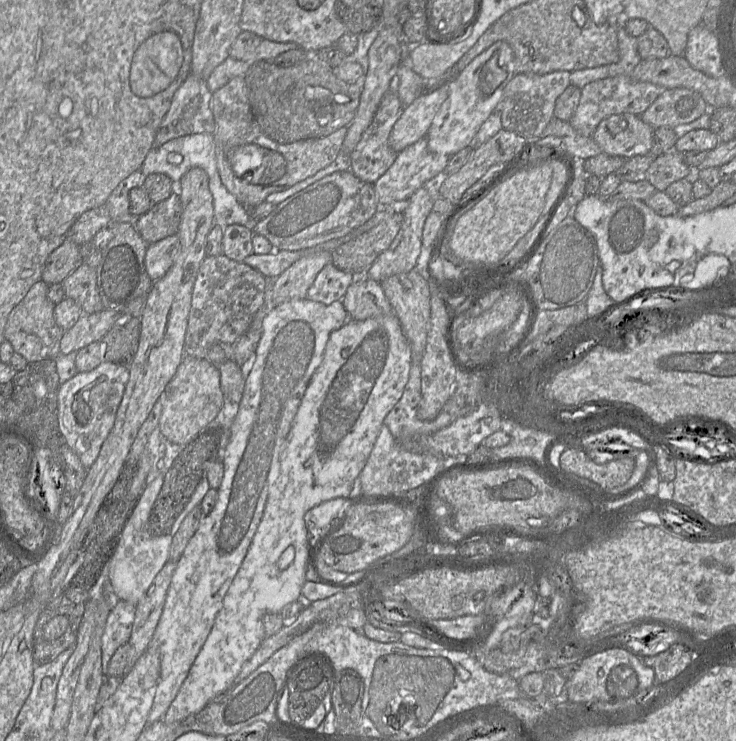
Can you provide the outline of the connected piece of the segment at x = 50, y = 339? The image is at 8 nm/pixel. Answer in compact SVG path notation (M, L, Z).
M40 280L31 286L24 298L11 310L4 327L4 340L11 344L14 353L24 357L27 362L56 359L60 355L59 342L63 332L54 319L54 304L47 297L48 285Z

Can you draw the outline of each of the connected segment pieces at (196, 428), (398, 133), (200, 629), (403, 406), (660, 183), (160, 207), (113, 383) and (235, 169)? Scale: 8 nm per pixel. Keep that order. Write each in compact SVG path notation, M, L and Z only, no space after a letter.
M184 356L159 399L162 403L158 423L161 433L170 442L185 447L207 428L224 404L218 366L203 358Z
M448 84L427 91L405 107L389 135L389 145L396 152L426 138L431 123L448 97Z
M292 299L276 306L262 322L262 334L256 346L254 361L246 376L238 413L230 428L230 440L223 454L223 479L217 489L217 501L186 545L167 590L163 611L150 641L160 656L160 679L148 724L163 720L169 706L178 694L189 670L205 643L224 596L231 585L261 521L270 486L279 476L280 455L309 381L320 365L330 334L348 320L341 301L329 305L304 299Z
M413 358L409 379L402 396L383 421L396 439L404 433L433 434L451 424L451 418L441 411L431 421L421 421L417 418L417 410L421 401L420 361Z
M673 150L653 158L646 179L657 191L665 191L673 182L693 176L694 171L683 161L682 153Z
M178 188L171 196L153 204L148 212L134 219L133 223L142 239L149 245L177 234L182 214Z
M103 361L92 371L78 372L61 384L58 394L61 430L67 445L86 471L97 459L103 442L113 428L128 378L126 365Z
M313 56L289 67L267 60L252 64L243 76L232 78L211 95L217 168L222 183L241 205L254 207L263 203L269 194L315 175L342 151L347 127L355 117L360 96L358 83L339 79L332 68Z

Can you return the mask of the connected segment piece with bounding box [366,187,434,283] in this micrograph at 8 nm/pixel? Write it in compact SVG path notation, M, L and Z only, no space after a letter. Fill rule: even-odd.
M425 187L419 188L408 199L409 205L404 210L403 223L391 243L390 247L382 252L367 269L366 275L369 279L382 282L384 279L402 273L407 273L415 268L417 259L422 249L422 232L425 220L432 211L433 200Z

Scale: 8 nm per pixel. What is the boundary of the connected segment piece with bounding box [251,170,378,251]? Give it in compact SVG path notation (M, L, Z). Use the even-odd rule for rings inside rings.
M350 170L335 172L309 185L305 189L285 199L262 219L254 222L254 234L265 237L274 251L298 251L342 237L367 222L378 210L374 187L358 179Z

